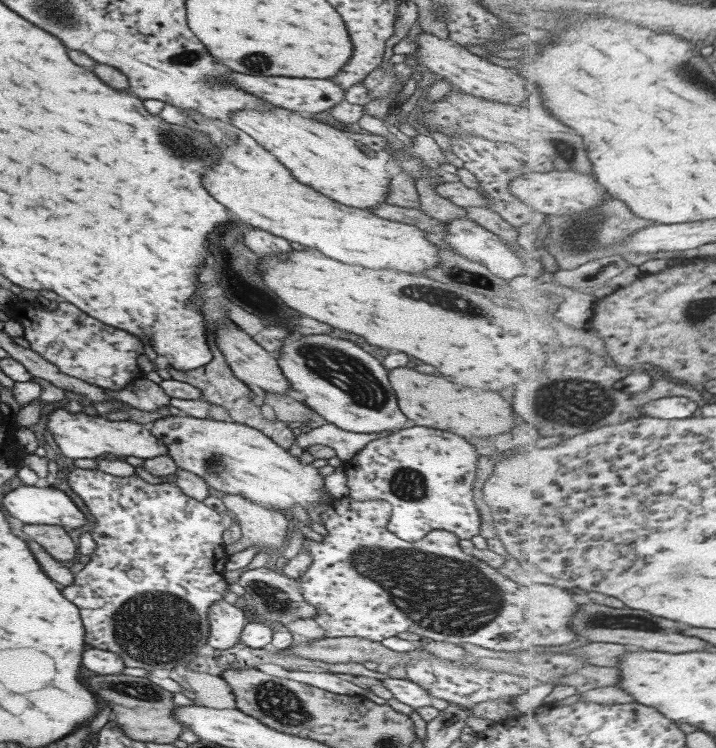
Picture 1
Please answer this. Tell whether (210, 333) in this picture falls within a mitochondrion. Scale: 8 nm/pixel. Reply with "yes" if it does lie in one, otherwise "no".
no

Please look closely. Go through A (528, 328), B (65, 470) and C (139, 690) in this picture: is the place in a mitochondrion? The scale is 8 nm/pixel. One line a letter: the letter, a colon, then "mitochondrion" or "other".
A: other
B: other
C: mitochondrion

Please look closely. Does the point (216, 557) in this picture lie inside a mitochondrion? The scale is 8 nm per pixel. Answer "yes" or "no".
no

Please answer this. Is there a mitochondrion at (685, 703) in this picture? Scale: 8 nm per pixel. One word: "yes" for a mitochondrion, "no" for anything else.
no

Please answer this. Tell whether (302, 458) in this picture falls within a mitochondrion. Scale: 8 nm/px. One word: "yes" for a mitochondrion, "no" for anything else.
no

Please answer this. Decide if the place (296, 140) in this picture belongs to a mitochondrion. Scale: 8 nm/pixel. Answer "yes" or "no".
no

